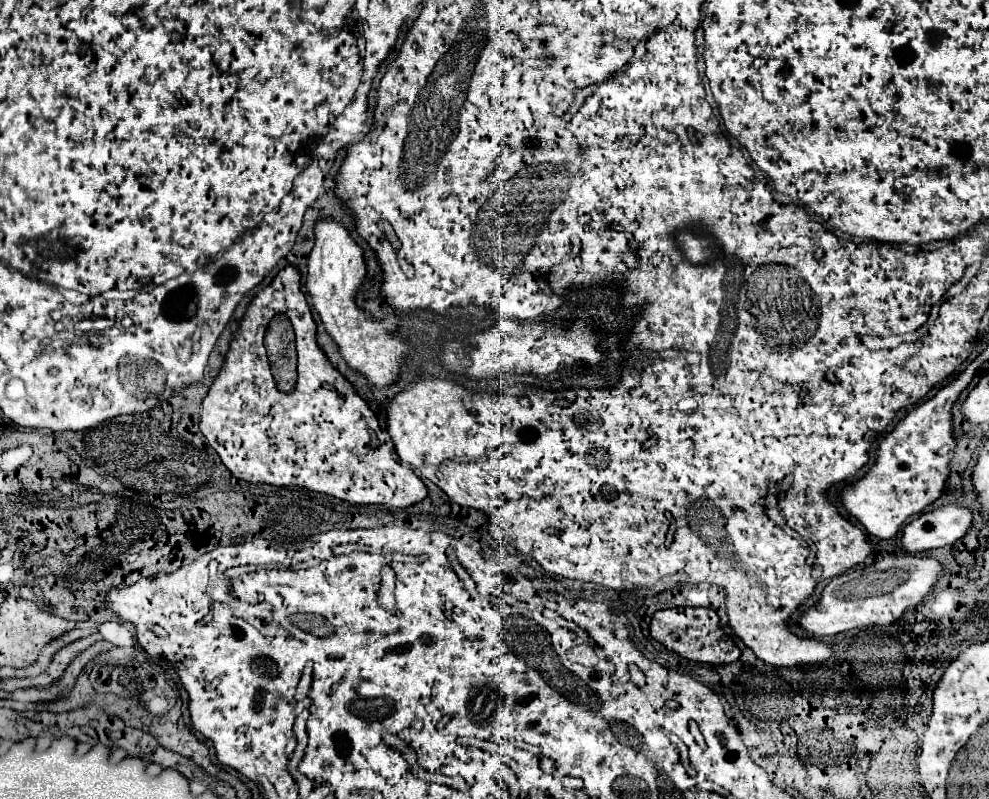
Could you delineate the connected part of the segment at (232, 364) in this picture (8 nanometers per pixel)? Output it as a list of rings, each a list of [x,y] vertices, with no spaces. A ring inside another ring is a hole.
[[[291,265],[251,301],[225,365],[203,401],[201,431],[225,467],[249,483],[297,485],[355,505],[381,503],[401,509],[427,497],[425,483],[411,467],[403,467],[397,451],[389,447],[389,435],[377,415],[317,347],[315,321],[301,293],[301,275]],[[277,315],[287,315],[295,325],[299,381],[291,395],[275,387],[263,345],[269,321]]]

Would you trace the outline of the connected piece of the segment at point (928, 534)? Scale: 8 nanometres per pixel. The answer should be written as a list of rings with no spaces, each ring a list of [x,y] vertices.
[[[945,505],[927,511],[905,525],[901,535],[901,547],[907,553],[921,553],[939,549],[961,539],[971,525],[971,511],[957,505]]]

